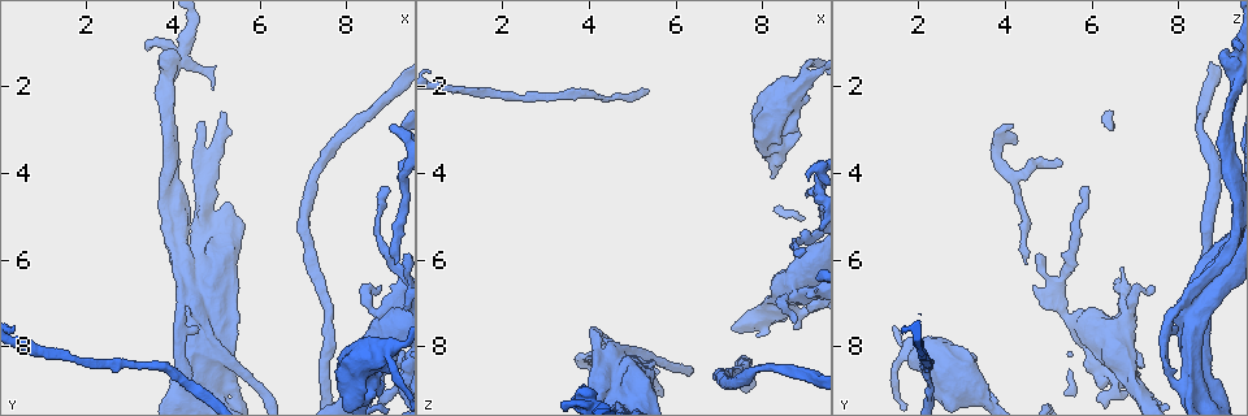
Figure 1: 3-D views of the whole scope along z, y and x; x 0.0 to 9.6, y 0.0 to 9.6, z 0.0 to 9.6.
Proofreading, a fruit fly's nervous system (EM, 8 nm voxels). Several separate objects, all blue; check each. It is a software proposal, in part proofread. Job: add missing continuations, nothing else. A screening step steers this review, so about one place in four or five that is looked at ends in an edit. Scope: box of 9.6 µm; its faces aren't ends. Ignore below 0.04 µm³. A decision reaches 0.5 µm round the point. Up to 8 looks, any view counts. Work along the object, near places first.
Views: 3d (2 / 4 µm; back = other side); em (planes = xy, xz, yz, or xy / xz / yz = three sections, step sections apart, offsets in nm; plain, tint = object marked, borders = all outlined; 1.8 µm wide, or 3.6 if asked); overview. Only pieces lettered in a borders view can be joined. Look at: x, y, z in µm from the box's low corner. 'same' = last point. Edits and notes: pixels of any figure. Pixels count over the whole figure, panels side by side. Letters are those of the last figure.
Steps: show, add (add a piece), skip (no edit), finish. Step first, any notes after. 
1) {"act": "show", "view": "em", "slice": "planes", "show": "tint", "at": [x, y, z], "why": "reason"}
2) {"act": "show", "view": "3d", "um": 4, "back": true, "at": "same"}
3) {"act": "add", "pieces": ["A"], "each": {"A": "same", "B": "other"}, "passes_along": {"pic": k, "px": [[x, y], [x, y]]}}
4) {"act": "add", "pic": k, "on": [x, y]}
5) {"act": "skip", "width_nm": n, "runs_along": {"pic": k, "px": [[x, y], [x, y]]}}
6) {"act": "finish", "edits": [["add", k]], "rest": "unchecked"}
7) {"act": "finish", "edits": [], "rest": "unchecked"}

{"act": "show", "view": "3d", "um": 4, "at": [4.65, 7.15, 8.30], "why": "abrupt turn"}

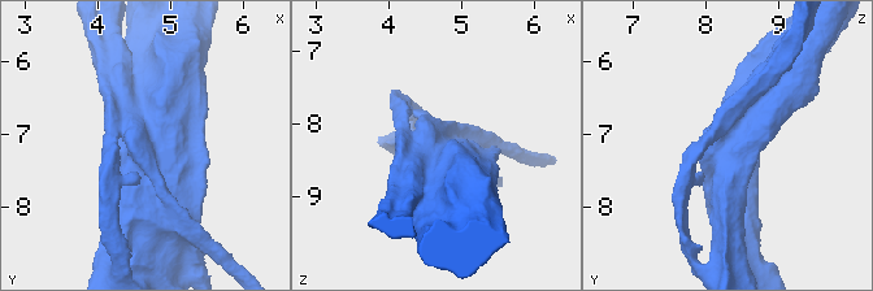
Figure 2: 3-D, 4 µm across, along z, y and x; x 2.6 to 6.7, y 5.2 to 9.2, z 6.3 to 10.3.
{"act": "show", "view": "em", "slice": "xy", "step": 4, "show": "tint", "at": [4.60, 7.10, 8.35], "why": "need the tissue"}

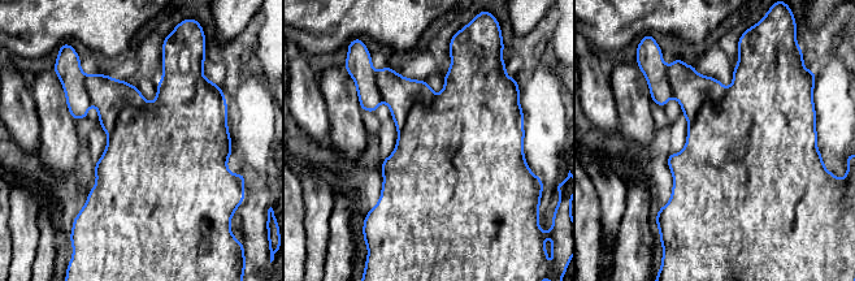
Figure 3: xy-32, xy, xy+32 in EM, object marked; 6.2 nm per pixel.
{"act": "show", "view": "em", "slice": "xy", "step": 4, "show": "borders", "at": "same"}

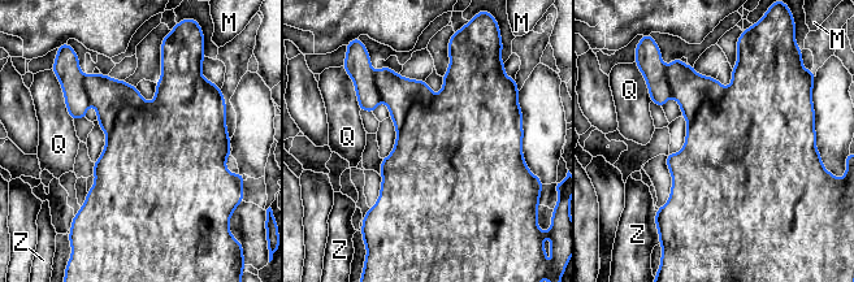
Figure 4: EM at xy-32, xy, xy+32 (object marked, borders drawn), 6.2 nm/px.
{"act": "skip", "each": {"M": "other", "Q": "other", "Z": "other"}, "border": {"pic": 4, "px": [[63, 91], [65, 108], [73, 118]]}, "found": "none of them fits"}

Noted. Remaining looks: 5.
{"act": "show", "view": "em", "slice": "planes", "show": "borders", "at": [8.75, 6.65, 7.50], "why": "branch stops here"}

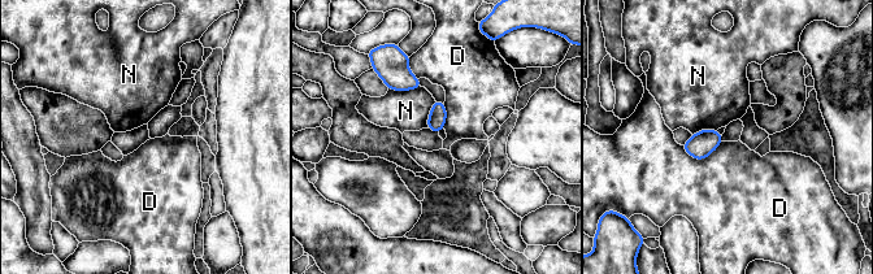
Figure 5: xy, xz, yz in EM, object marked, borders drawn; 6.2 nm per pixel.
{"act": "skip", "width_nm": 110, "each": {"D": "other", "N": "other"}, "border": {"pic": 5, "px": [[722, 142], [700, 160], [682, 148]]}, "found": "none of them fits"}

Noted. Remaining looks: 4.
{"act": "show", "view": "em", "slice": "planes", "show": "borders", "at": [9.15, 6.10, 4.45], "why": "thin end"}

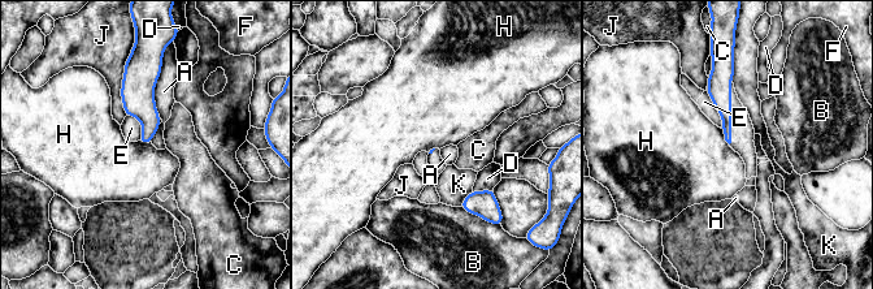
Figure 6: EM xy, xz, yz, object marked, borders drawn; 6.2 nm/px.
{"act": "skip", "longest_contact_nm": ["J", 360], "each": {"A": "other", "B": "other", "C": "other", "D": "other", "E": "other", "F": "other", "H": "other", "J": "other", "K": "other"}, "border": {"pic": 6, "px": [[721, 129], [729, 143]]}, "found": "none of them fits"}

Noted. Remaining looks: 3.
{"act": "finish", "edits": [], "rest": "unchecked"}

